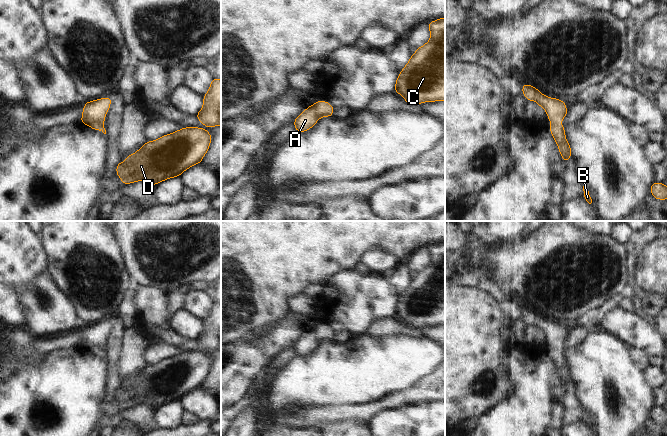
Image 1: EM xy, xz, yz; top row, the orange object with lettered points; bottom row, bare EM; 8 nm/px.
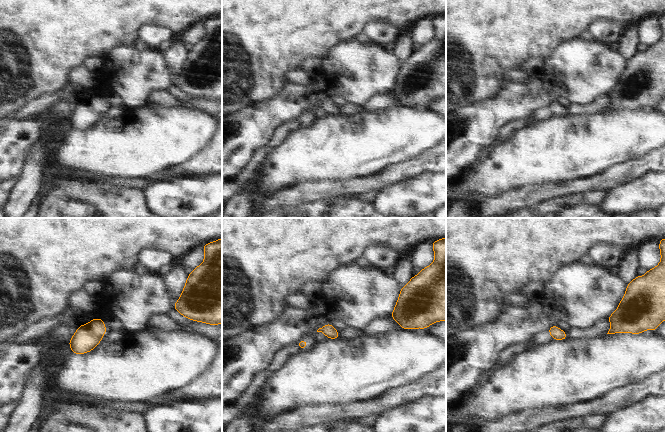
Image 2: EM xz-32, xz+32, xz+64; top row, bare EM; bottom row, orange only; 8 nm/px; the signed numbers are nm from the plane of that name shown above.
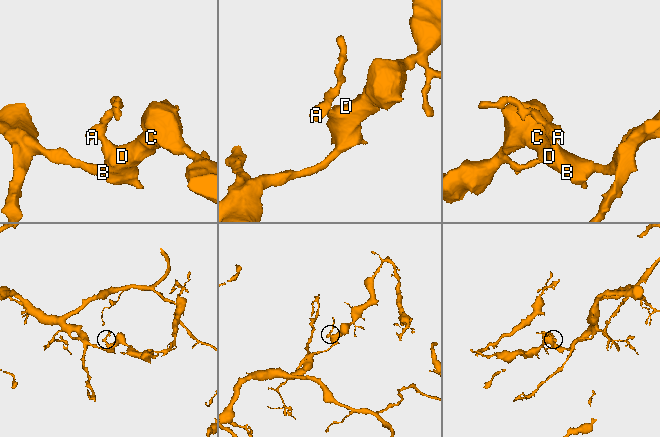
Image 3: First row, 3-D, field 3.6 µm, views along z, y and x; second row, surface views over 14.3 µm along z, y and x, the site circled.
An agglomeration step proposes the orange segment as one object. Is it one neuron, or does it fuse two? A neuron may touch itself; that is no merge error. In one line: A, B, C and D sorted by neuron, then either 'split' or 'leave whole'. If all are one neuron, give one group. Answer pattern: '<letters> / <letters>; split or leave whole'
A B C D; leave whole

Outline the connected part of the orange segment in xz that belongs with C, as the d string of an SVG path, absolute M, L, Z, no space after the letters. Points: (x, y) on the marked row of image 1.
M445 17L430 21L428 27L429 41L411 55L395 82L394 91L408 104L445 101Z

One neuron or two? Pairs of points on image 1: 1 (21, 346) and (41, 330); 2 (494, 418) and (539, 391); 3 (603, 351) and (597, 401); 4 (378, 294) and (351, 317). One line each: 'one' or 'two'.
1: two
2: one
3: one
4: one

